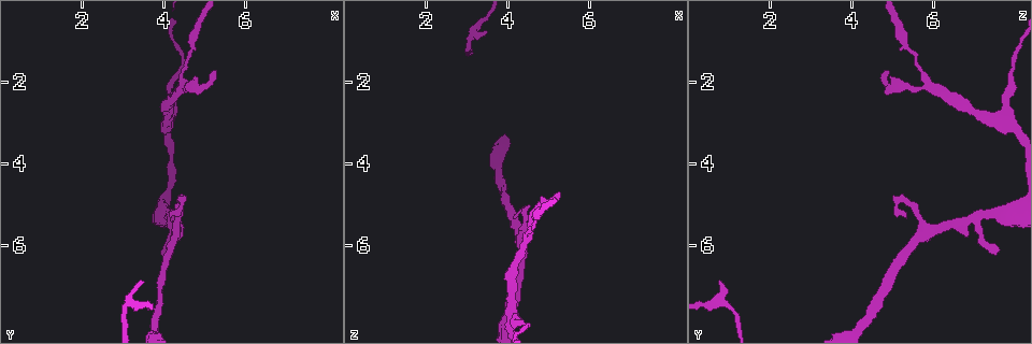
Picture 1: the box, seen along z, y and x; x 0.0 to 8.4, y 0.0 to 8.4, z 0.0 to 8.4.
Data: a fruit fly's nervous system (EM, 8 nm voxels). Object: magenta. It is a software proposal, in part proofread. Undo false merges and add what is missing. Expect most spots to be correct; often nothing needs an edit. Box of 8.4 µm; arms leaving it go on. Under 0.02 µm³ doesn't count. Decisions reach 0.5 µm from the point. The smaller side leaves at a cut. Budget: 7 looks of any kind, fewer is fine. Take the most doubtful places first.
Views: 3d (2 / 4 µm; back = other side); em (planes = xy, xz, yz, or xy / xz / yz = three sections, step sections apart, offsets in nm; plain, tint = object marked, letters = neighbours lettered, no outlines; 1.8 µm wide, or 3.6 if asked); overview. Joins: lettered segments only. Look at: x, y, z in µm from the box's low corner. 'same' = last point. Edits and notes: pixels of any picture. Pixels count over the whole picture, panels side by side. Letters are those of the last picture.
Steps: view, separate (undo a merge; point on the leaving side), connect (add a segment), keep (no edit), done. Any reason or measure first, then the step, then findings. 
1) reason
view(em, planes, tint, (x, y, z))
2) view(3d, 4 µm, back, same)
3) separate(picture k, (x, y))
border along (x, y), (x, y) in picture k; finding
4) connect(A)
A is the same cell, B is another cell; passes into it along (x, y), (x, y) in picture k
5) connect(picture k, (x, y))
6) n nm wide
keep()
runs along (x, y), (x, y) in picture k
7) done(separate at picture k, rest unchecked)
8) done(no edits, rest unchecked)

tapers out
view(3d, 4 µm, (3.95, 6.20, 7.55))

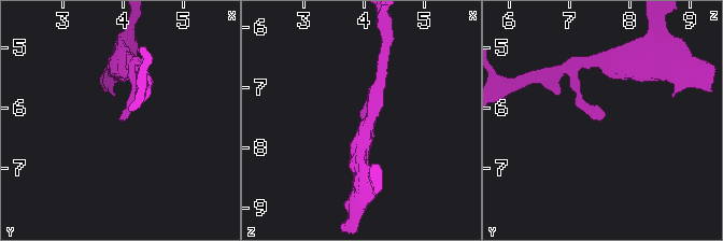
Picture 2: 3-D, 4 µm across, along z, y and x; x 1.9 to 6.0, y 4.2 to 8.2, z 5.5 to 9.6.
view(em, xy, step 16, tint, (3.95, 6.20, 7.55))

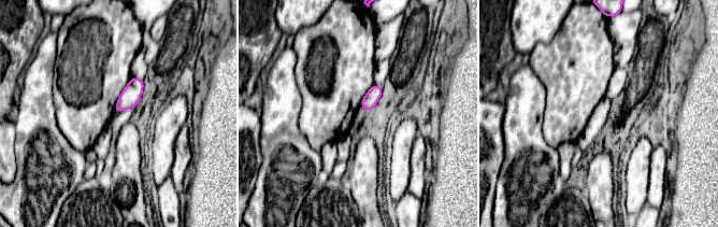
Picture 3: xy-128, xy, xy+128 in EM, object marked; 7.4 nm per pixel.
another direction
view(em, planes, letters, same)

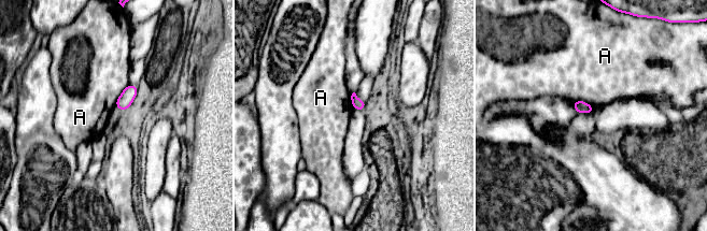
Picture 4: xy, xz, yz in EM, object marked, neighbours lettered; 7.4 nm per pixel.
keep()
A is another cell; border along (127, 84), (113, 106) in picture 4; no lettered segment goes on from it

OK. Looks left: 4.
view(3d, 2 µm, (5.30, 1.70, 4.80))

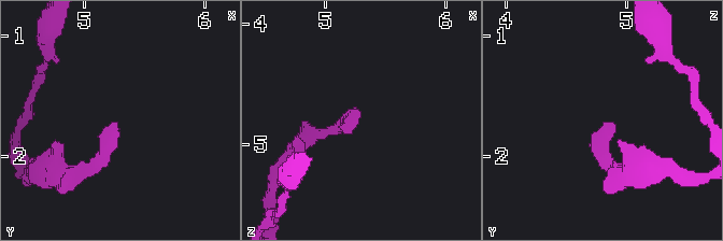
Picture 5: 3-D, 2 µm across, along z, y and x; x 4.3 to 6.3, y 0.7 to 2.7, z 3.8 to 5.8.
now the EM
view(em, 3.6 µm, planes, tint, (5.26, 1.70, 4.84))

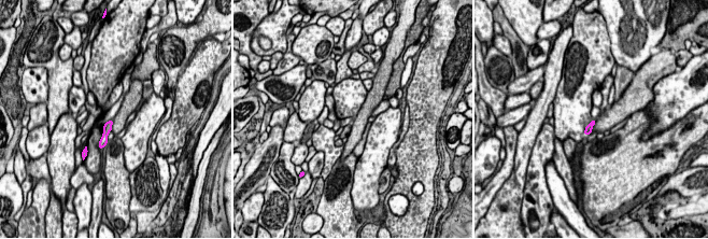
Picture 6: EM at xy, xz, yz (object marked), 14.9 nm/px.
view(em, 3.6 µm, planes, letters, same)

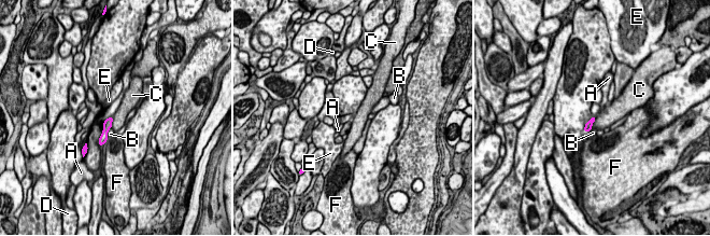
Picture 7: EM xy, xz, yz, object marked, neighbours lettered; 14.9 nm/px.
C touches over 200 nm
keep()
A, B, C, D, E and F are other cells; no lettered segment goes on from it

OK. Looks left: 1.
tapers out
view(em, 3.6 µm, planes, letters, (4.15, 5.35, 5.35))

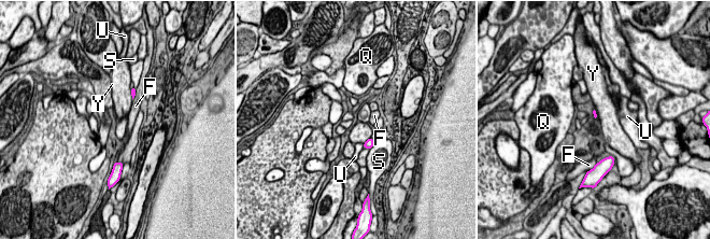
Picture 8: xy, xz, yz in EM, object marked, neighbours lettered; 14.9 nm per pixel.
keep()
F, Q, S, U and Y are other cells; border along (130, 88), (132, 98) in picture 8; none of them fits

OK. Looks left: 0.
done(no edits, rest unchecked)

